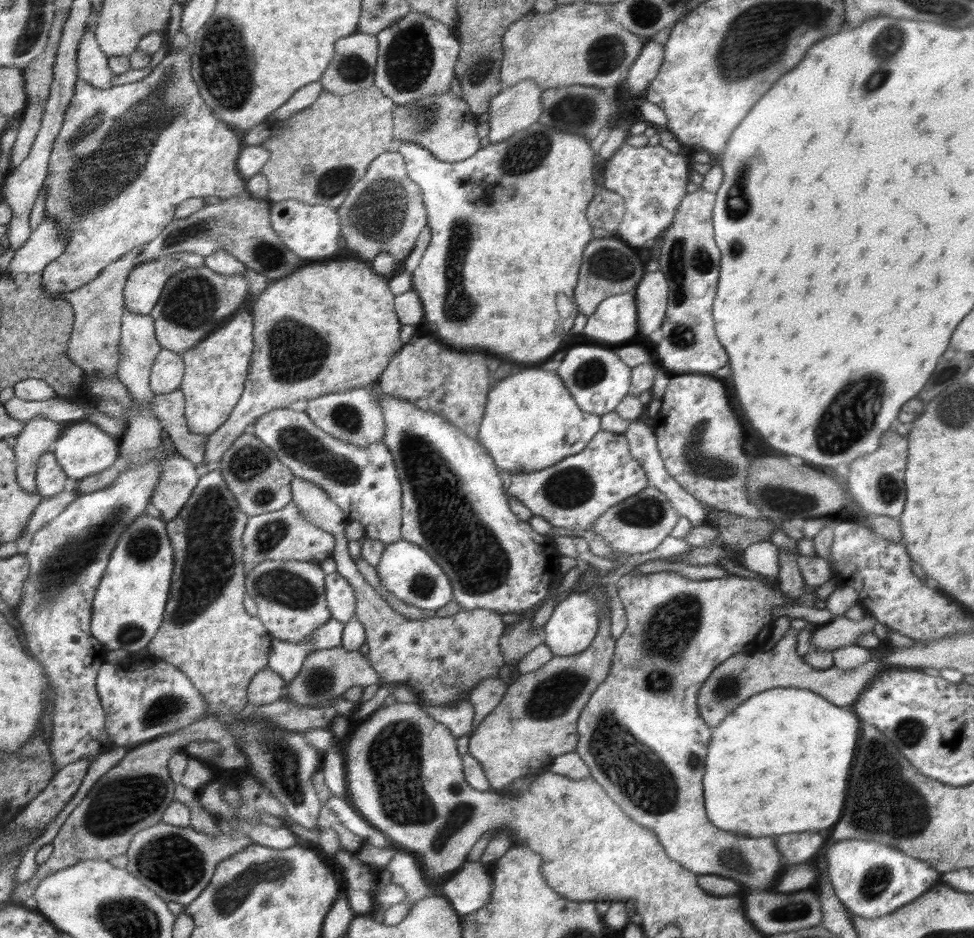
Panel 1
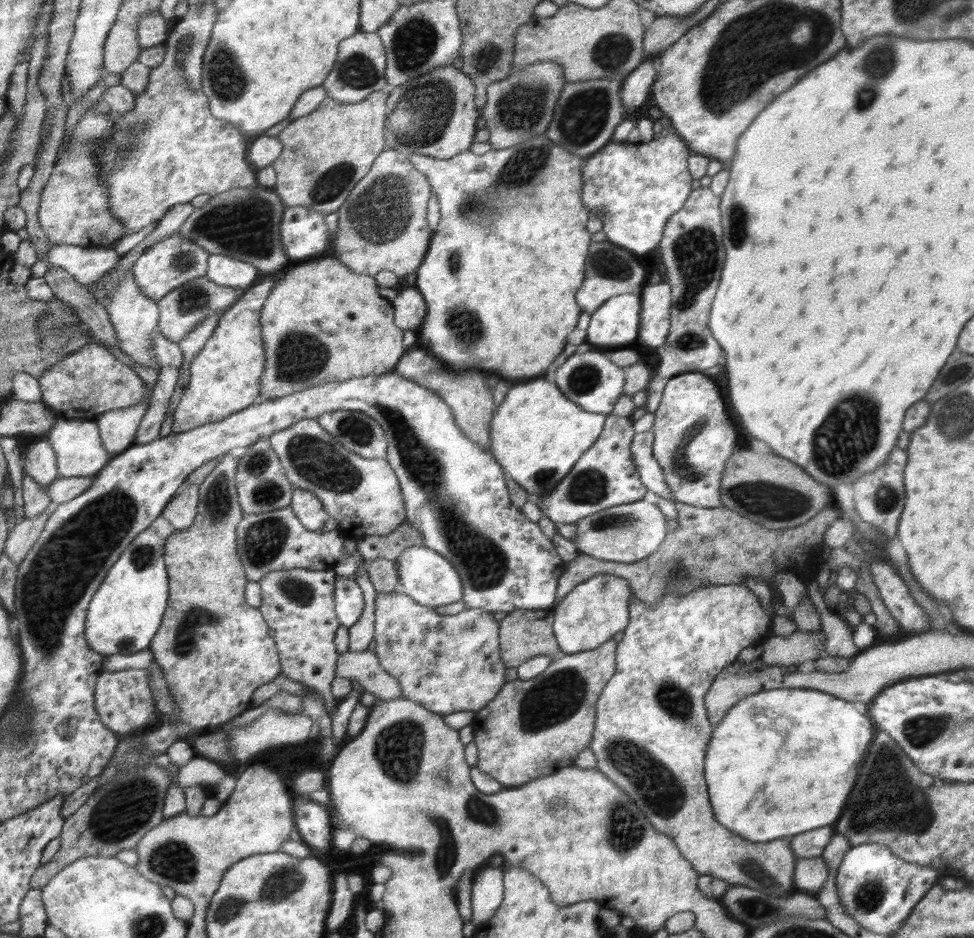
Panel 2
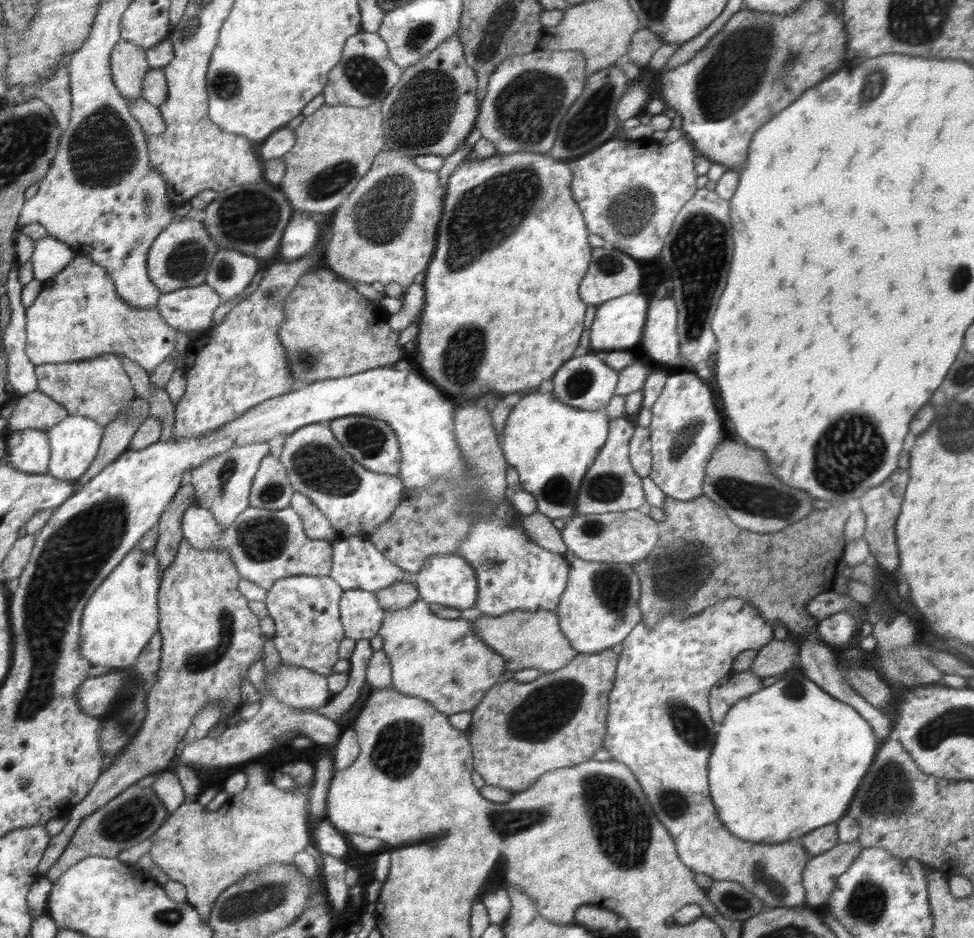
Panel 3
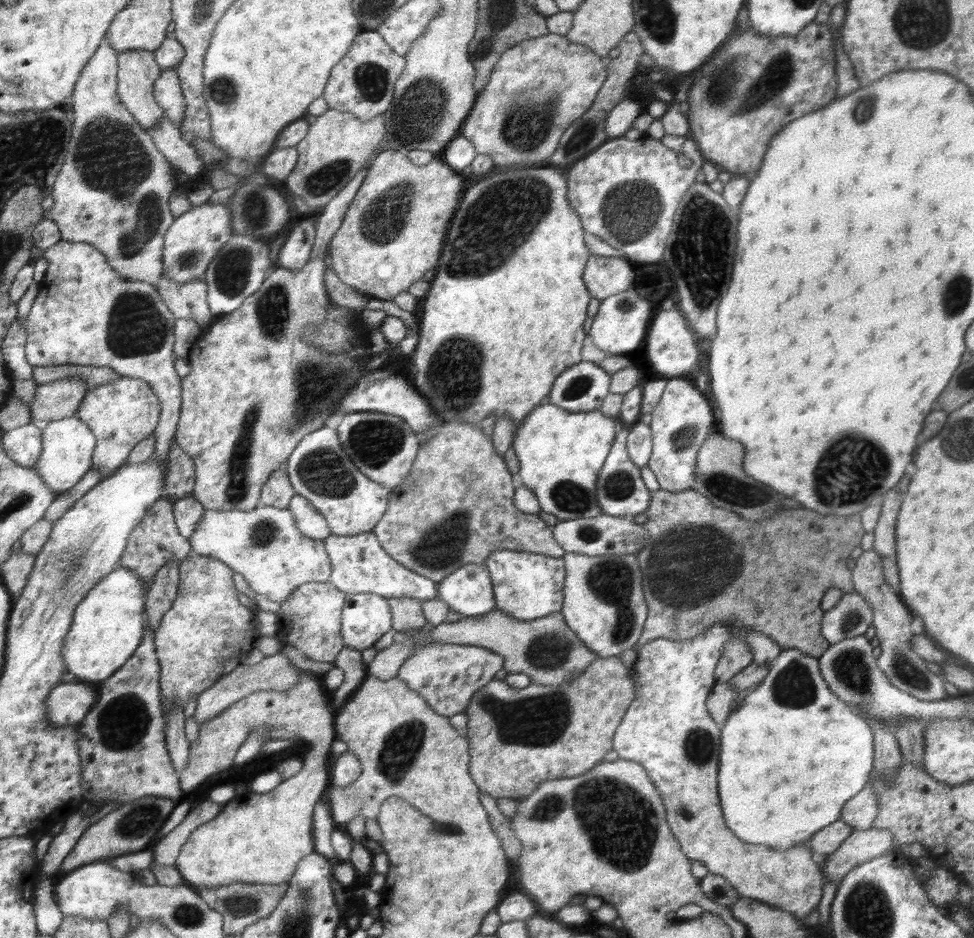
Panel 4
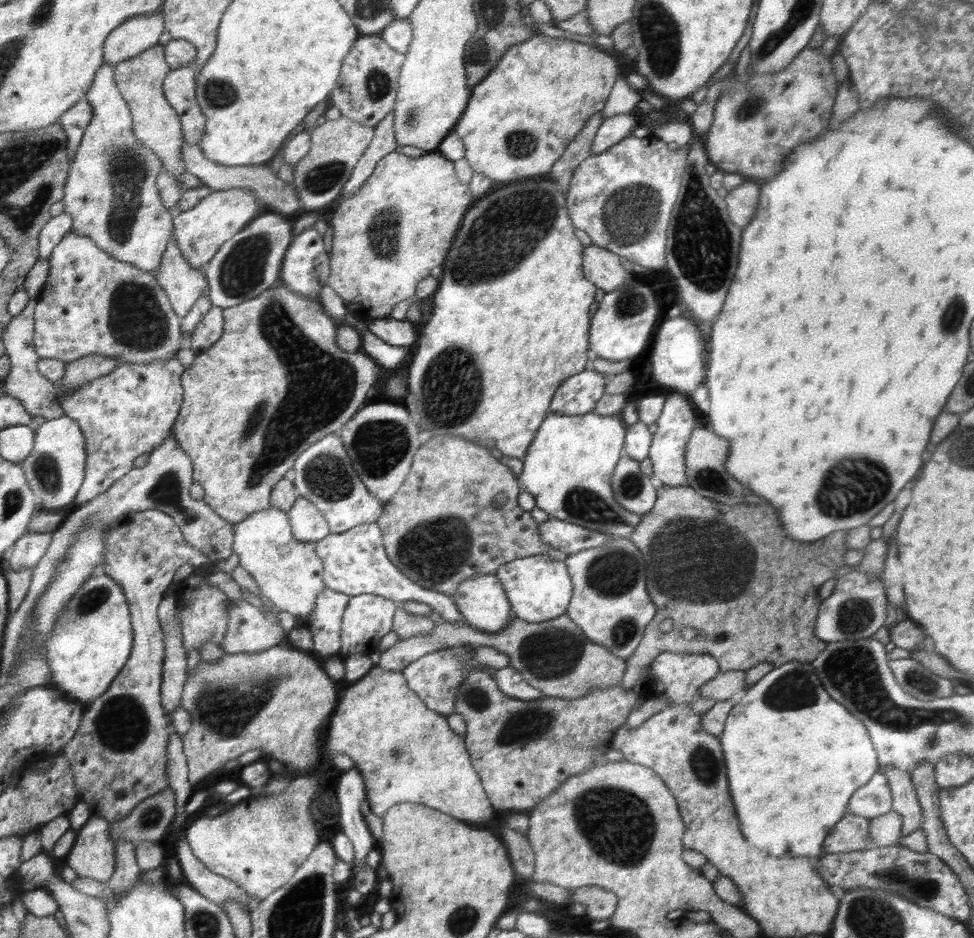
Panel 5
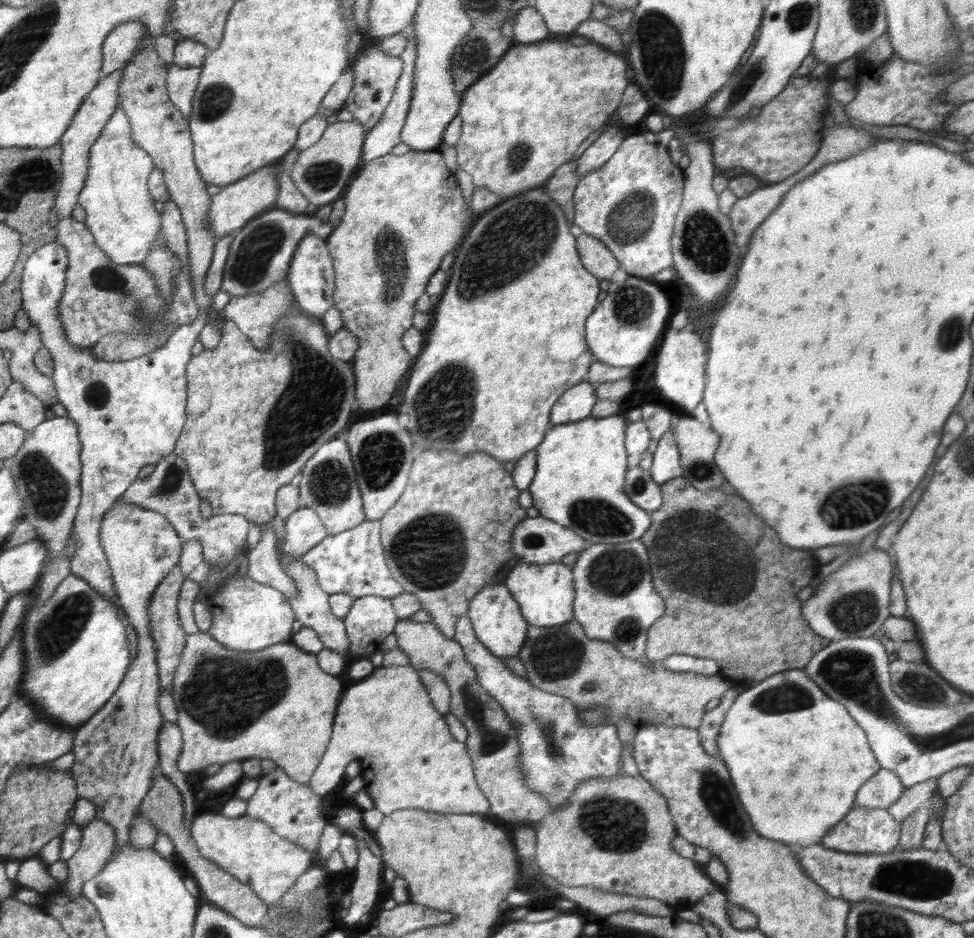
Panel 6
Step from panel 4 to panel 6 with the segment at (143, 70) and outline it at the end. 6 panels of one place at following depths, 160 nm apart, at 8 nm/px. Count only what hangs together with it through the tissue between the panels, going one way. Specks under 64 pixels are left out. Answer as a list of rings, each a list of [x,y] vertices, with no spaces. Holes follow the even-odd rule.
[[[152,41],[125,65],[118,86],[118,106],[123,108],[132,123],[134,141],[155,159],[157,167],[164,172],[169,198],[181,209],[182,218],[188,228],[189,278],[192,279],[193,290],[196,292],[197,307],[204,309],[207,314],[206,326],[216,326],[218,334],[223,335],[227,325],[224,311],[212,310],[214,297],[210,297],[210,292],[206,291],[206,276],[213,260],[213,250],[216,248],[216,234],[209,229],[209,206],[212,204],[212,196],[206,190],[206,182],[197,169],[189,119],[169,98],[170,64],[156,53],[154,45],[155,41]]]

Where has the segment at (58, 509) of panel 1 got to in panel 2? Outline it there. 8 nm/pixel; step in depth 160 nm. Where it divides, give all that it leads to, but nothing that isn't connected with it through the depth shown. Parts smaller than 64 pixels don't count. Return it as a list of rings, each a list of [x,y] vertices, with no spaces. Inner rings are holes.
[[[50,501],[48,508],[34,518],[20,517],[13,531],[8,536],[5,553],[12,562],[20,564],[28,551],[34,546],[37,538],[41,535],[48,517],[56,510],[57,502]]]

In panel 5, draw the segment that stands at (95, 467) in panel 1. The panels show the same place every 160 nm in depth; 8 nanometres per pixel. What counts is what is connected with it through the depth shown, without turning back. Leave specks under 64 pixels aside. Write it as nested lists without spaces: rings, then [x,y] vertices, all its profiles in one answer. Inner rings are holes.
[[[64,414],[38,426],[32,452],[19,463],[24,467],[25,477],[39,500],[39,511],[71,508],[80,492],[87,463],[86,443],[77,419]]]

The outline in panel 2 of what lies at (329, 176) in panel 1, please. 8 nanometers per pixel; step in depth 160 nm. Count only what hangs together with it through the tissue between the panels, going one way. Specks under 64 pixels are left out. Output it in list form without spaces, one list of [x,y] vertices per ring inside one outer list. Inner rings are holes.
[[[389,89],[378,90],[364,100],[355,103],[341,103],[338,99],[326,97],[314,112],[293,120],[275,137],[282,143],[280,156],[271,162],[276,180],[272,189],[286,207],[309,206],[324,214],[336,212],[348,200],[349,194],[362,178],[366,177],[376,157],[384,150],[384,126],[388,120]]]

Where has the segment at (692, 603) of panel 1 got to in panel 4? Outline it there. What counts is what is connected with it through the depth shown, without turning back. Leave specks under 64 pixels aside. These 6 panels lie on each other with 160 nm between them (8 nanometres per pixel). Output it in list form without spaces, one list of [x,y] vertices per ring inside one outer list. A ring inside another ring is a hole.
[[[722,621],[715,622],[705,633],[694,639],[676,641],[656,639],[636,651],[631,669],[634,683],[634,698],[626,709],[613,736],[613,749],[620,759],[631,760],[642,765],[648,779],[660,794],[666,807],[666,820],[670,831],[678,839],[682,852],[689,860],[702,860],[708,872],[719,874],[739,892],[741,896],[761,904],[782,910],[798,920],[809,917],[822,899],[823,873],[820,865],[813,861],[811,850],[806,845],[790,849],[771,849],[766,846],[749,845],[739,840],[725,825],[720,797],[718,797],[718,756],[720,756],[721,729],[710,716],[706,706],[708,695],[716,684],[715,668],[729,640],[744,638],[757,665],[771,665],[781,653],[773,638],[758,631],[747,631]]]

